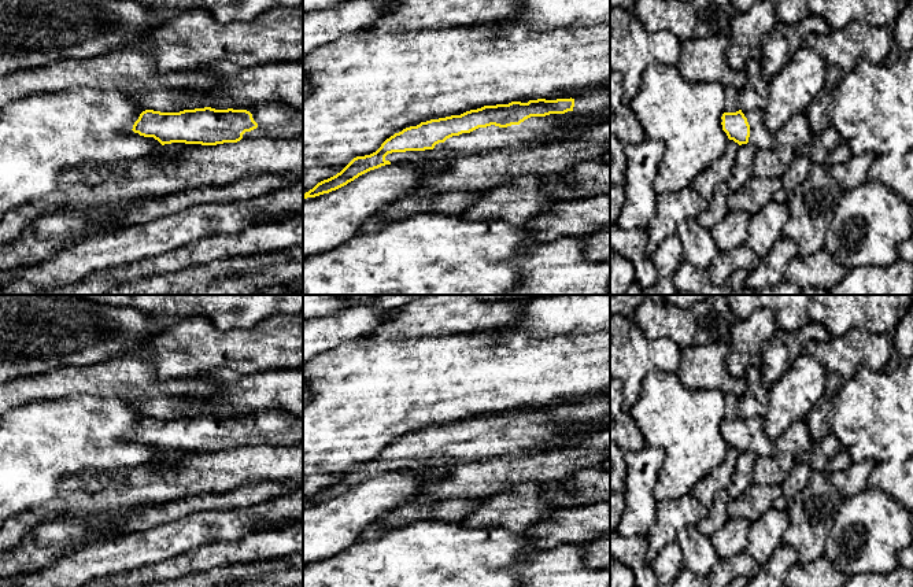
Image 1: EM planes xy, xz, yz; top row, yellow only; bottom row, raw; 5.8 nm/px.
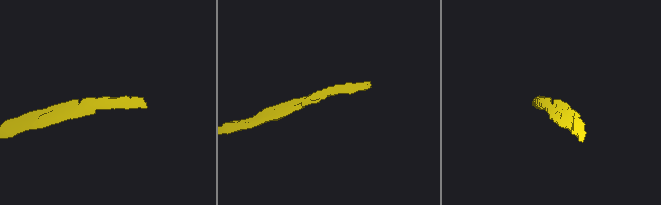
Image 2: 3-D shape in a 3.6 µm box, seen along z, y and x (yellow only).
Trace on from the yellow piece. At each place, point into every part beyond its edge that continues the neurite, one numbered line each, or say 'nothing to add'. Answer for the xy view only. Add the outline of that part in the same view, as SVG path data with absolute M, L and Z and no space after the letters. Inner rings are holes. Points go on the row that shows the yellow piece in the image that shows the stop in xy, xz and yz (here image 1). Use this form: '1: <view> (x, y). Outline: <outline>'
1: xy (274, 121). Outline: M260 104L247 108L258 128L241 140L293 140L303 137L303 111L287 104Z

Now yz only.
1: yz (761, 137). Outline: M742 110L750 125L748 144L755 149L770 149L775 145L775 136L764 122L764 111Z

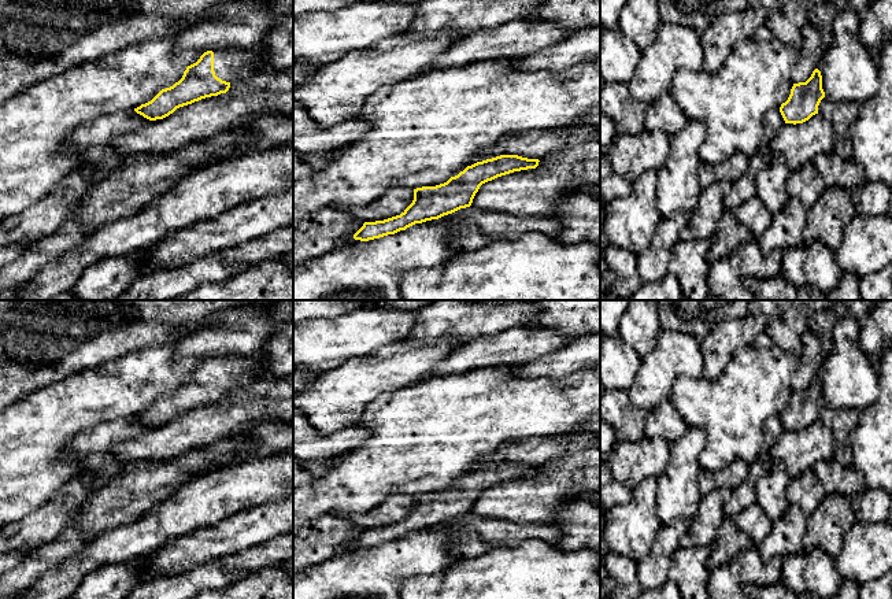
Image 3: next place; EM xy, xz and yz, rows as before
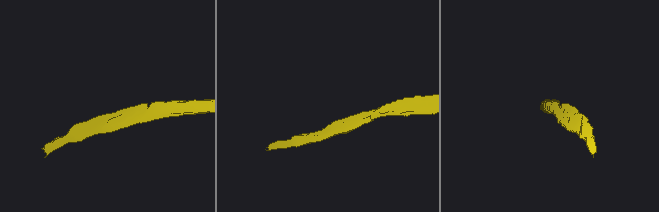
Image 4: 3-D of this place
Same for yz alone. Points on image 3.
nothing to add

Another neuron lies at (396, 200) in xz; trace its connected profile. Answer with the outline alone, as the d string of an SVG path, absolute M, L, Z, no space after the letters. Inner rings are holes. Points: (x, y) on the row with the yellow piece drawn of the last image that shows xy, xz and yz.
M392 188L386 195L363 208L343 208L360 222L384 221L404 212L414 200L414 189Z

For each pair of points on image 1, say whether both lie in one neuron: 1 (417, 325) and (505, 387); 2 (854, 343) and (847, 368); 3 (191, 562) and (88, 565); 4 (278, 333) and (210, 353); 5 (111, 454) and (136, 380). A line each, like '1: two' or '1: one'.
1: two
2: one
3: two
4: one
5: two

